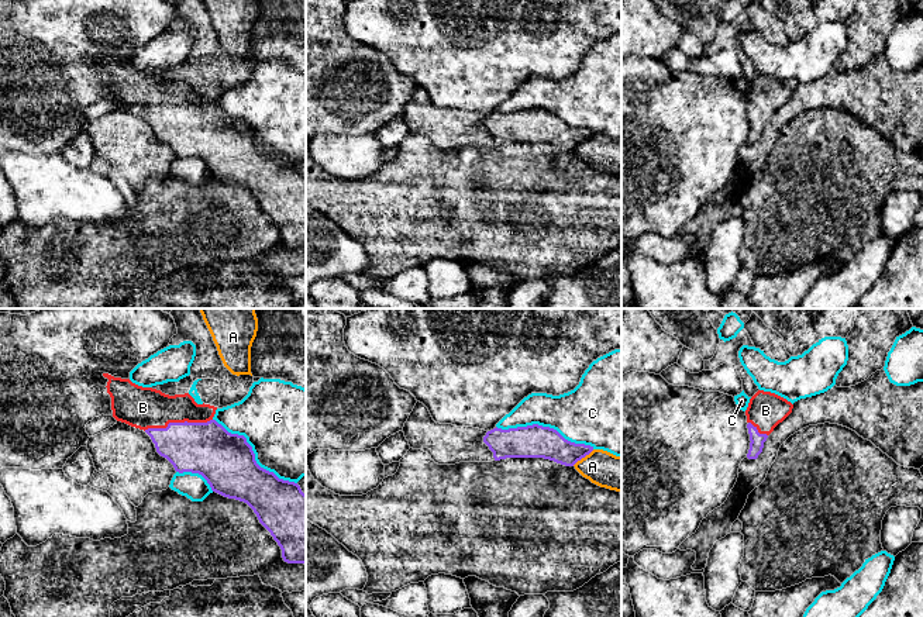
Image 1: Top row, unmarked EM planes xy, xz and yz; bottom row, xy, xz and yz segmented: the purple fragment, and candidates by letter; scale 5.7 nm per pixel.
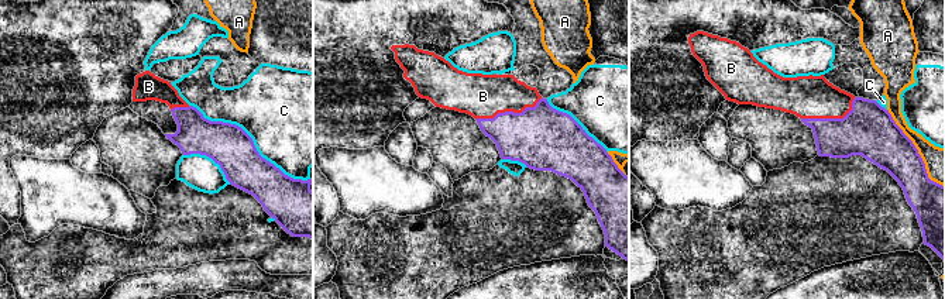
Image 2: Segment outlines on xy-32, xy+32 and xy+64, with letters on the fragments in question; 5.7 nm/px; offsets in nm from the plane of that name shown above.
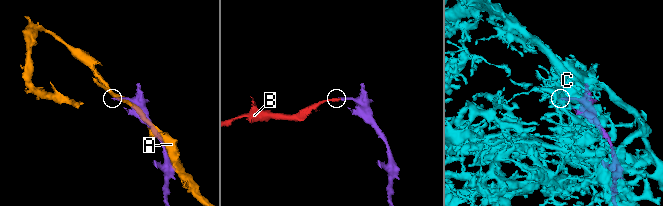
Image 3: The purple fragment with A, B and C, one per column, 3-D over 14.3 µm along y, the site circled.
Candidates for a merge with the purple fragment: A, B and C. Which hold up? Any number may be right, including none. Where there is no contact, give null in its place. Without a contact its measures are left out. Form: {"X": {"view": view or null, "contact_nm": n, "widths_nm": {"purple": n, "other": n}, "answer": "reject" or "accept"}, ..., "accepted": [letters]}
{"A": {"view": "xz", "contact_nm": 160, "widths_nm": {"purple": 180, "other": 200}, "answer": "reject"}, "B": {"view": "xy", "contact_nm": 400, "widths_nm": {"purple": 300, "other": 240}, "answer": "accept"}, "C": {"view": "xz", "contact_nm": 550, "widths_nm": {"purple": 190, "other": 320}, "answer": "reject"}, "accepted": ["B"]}

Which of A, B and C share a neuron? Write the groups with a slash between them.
A / B / C

